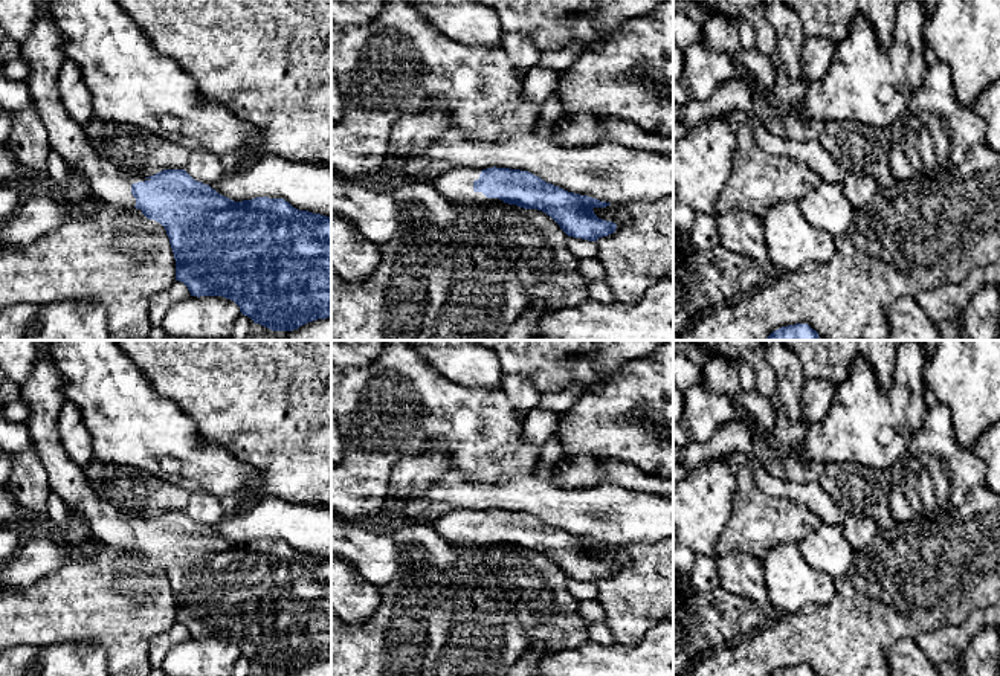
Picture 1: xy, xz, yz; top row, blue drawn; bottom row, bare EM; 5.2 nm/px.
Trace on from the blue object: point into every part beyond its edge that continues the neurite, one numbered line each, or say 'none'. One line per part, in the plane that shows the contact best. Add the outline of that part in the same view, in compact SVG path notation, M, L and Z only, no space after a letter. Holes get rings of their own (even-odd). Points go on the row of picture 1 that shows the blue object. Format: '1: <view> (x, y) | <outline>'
1: xz (457, 185) | M453 168L441 174L432 185L449 201L467 206L504 203L499 198L487 198L482 192L473 191L473 182L479 179L481 169Z

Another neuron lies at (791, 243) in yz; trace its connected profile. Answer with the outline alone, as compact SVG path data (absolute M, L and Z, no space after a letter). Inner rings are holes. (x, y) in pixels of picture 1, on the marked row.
M779 201L762 220L769 262L783 273L808 264L823 264L835 253L835 237L812 226L798 201Z

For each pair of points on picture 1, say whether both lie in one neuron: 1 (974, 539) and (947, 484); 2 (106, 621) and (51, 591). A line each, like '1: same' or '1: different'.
1: different
2: same

